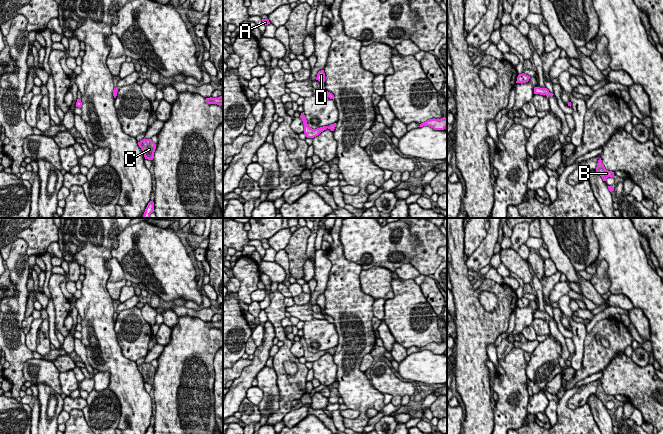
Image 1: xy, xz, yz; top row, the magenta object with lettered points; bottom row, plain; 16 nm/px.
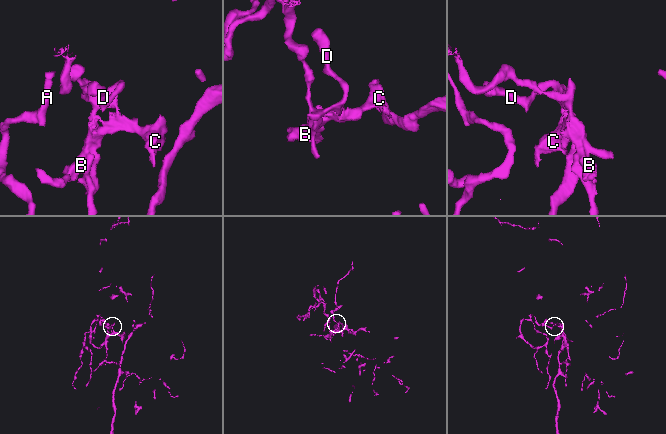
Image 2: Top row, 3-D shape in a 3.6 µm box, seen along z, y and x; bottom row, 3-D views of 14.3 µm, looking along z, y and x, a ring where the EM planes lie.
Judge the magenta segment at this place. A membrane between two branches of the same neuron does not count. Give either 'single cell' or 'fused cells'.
fused cells

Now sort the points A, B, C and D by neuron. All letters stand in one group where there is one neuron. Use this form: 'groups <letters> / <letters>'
groups A / B C D

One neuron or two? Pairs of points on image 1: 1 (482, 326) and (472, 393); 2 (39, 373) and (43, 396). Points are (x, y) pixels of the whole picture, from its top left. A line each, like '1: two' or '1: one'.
1: one
2: two

